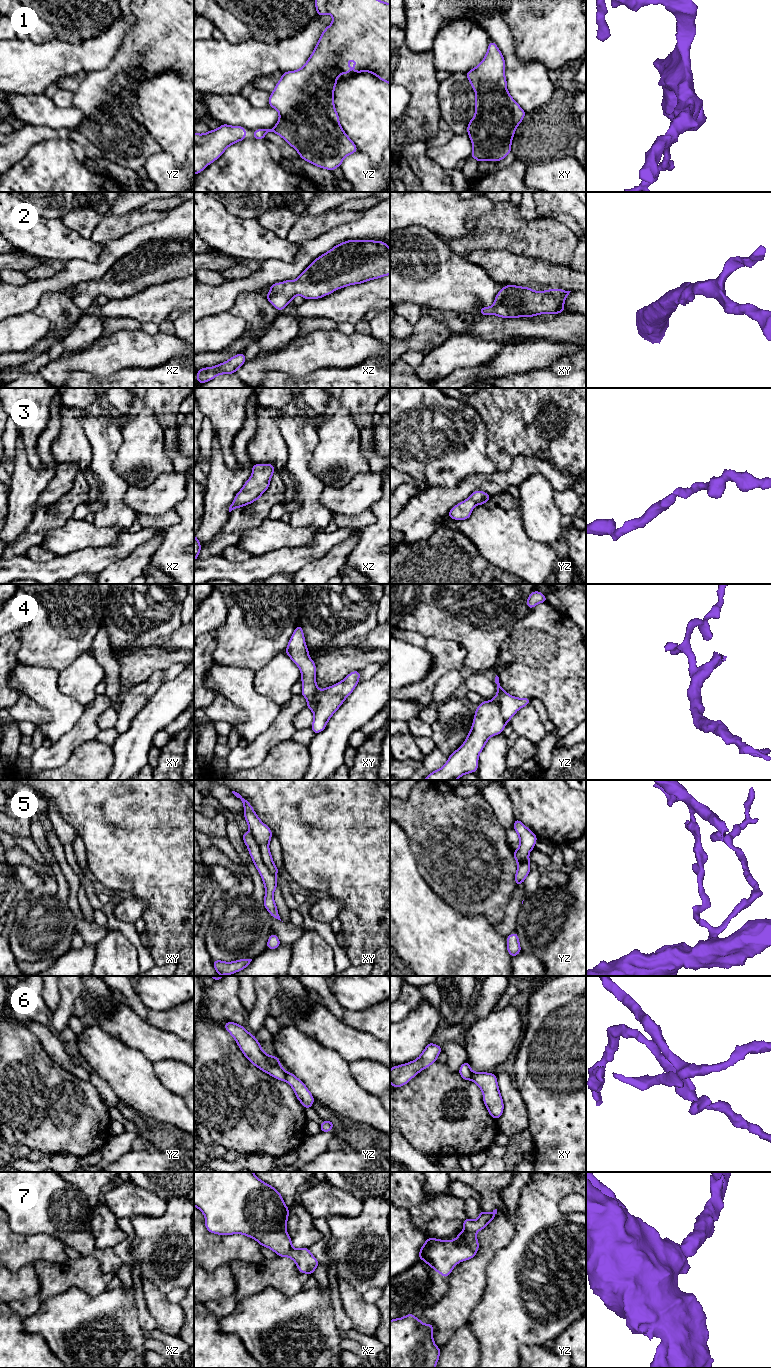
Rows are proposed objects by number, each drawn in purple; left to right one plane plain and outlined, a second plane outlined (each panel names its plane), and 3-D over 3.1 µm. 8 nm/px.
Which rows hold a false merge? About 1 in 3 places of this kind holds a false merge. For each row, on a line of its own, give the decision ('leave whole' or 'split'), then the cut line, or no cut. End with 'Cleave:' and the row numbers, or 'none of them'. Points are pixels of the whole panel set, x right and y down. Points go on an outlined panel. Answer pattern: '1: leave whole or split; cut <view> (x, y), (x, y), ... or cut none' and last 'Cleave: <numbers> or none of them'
1: leave whole; cut none
2: leave whole; cut none
3: leave whole; cut none
4: split; cut yz (496, 694), (499, 700), (501, 716), (507, 722)
5: split; cut xy (250, 830), (264, 865), (275, 876)
6: split; cut yz (263, 1052), (264, 1058), (269, 1063), (281, 1067)
7: leave whole; cut none
Cleave: 4, 5, 6

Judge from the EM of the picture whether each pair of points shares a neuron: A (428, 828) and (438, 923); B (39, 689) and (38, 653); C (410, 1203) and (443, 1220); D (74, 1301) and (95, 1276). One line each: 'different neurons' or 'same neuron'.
A: different neurons
B: different neurons
C: same neuron
D: different neurons

